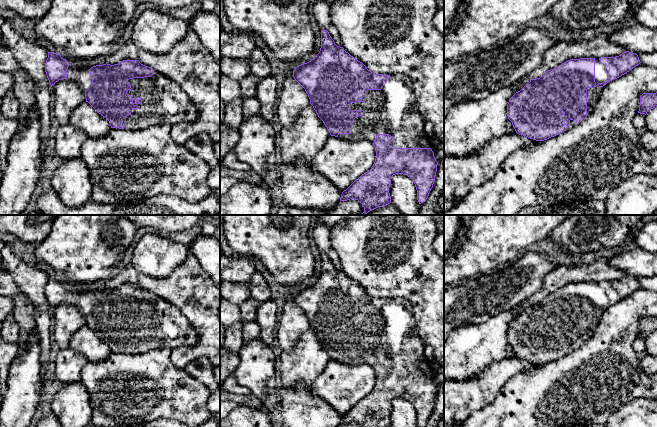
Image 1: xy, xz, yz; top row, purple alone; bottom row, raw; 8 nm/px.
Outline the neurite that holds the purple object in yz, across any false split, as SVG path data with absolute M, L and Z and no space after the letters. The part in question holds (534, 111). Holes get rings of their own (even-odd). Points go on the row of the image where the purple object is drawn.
M625 51L616 57L570 59L546 71L540 78L531 79L516 92L507 104L507 116L517 134L536 141L544 141L578 125L592 112L605 85L626 74L640 64L636 53Z

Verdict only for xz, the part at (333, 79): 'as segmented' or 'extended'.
extended

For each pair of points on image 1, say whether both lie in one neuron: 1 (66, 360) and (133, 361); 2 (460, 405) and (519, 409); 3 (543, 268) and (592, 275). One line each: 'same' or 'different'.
1: different
2: different
3: different

